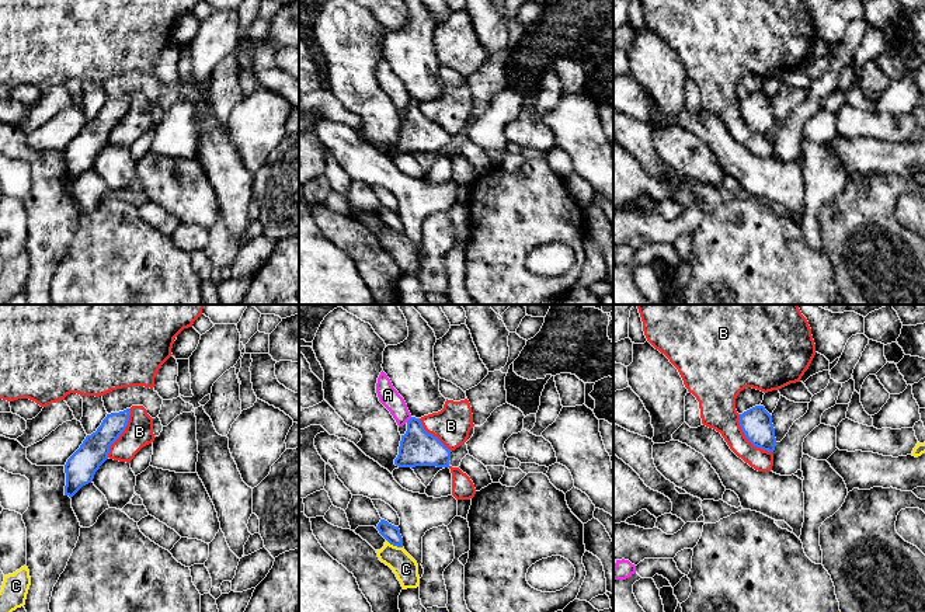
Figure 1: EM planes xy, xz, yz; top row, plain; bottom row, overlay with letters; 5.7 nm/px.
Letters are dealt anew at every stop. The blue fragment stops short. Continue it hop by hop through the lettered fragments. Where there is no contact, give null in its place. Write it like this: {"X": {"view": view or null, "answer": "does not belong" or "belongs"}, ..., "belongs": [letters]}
{"A": {"view": "xz", "answer": "does not belong"}, "B": {"view": "yz", "answer": "does not belong"}, "C": {"view": "xz", "answer": "does not belong"}, "belongs": []}

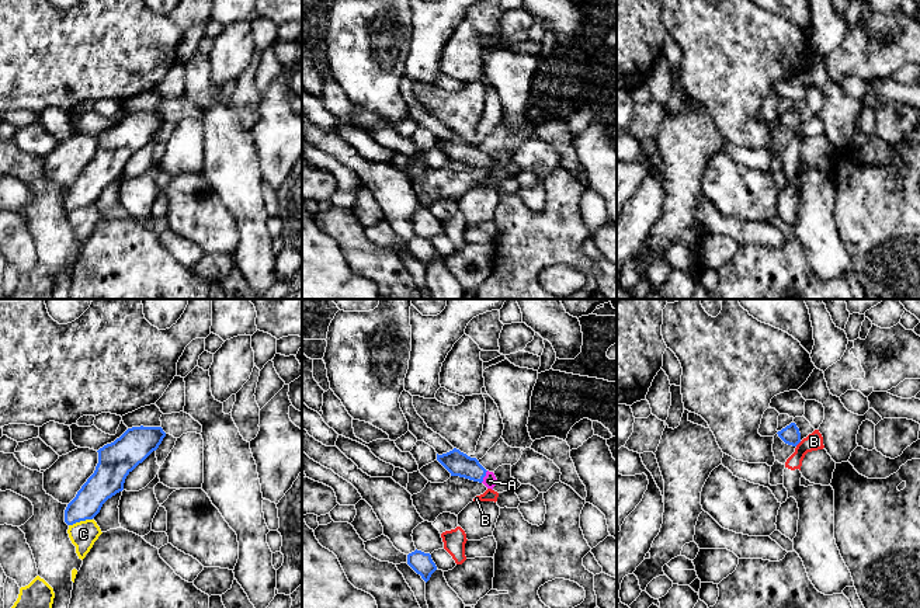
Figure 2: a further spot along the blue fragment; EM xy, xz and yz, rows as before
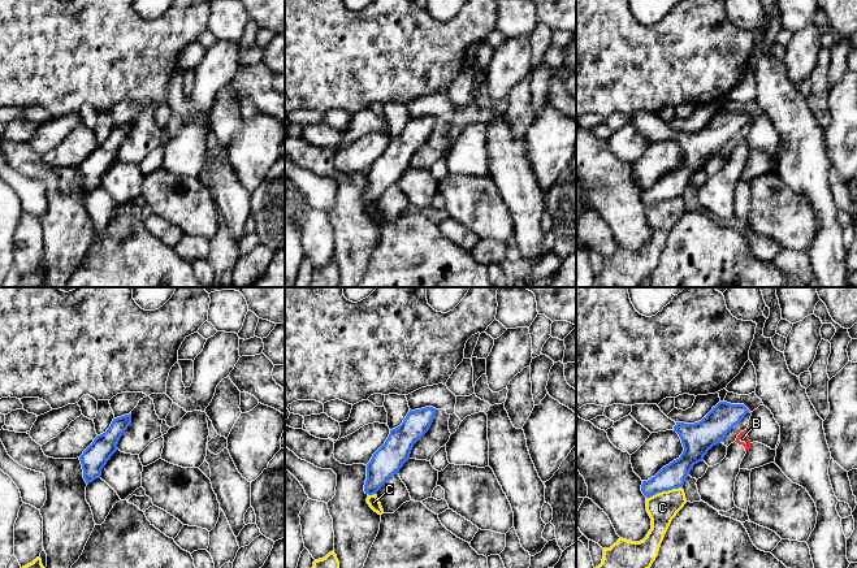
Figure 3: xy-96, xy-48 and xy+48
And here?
{"A": {"view": "xz", "answer": "belongs"}, "B": {"view": "yz", "answer": "does not belong"}, "C": {"view": "xy", "answer": "does not belong"}, "belongs": ["A"]}

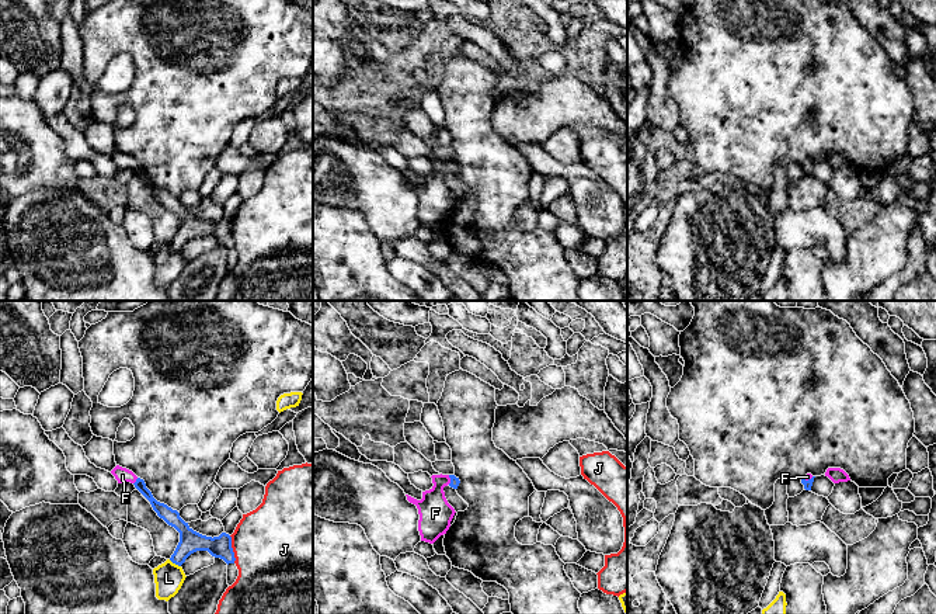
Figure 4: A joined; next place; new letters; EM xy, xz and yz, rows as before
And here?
{"F": {"view": "xy", "answer": "belongs"}, "J": {"view": "xy", "answer": "does not belong"}, "L": {"view": "xy", "answer": "does not belong"}, "belongs": ["F"]}

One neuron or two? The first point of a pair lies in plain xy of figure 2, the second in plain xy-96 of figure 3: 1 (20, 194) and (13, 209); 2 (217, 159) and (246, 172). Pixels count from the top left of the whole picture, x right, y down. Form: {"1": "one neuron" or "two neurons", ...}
{"1": "two neurons", "2": "two neurons"}

